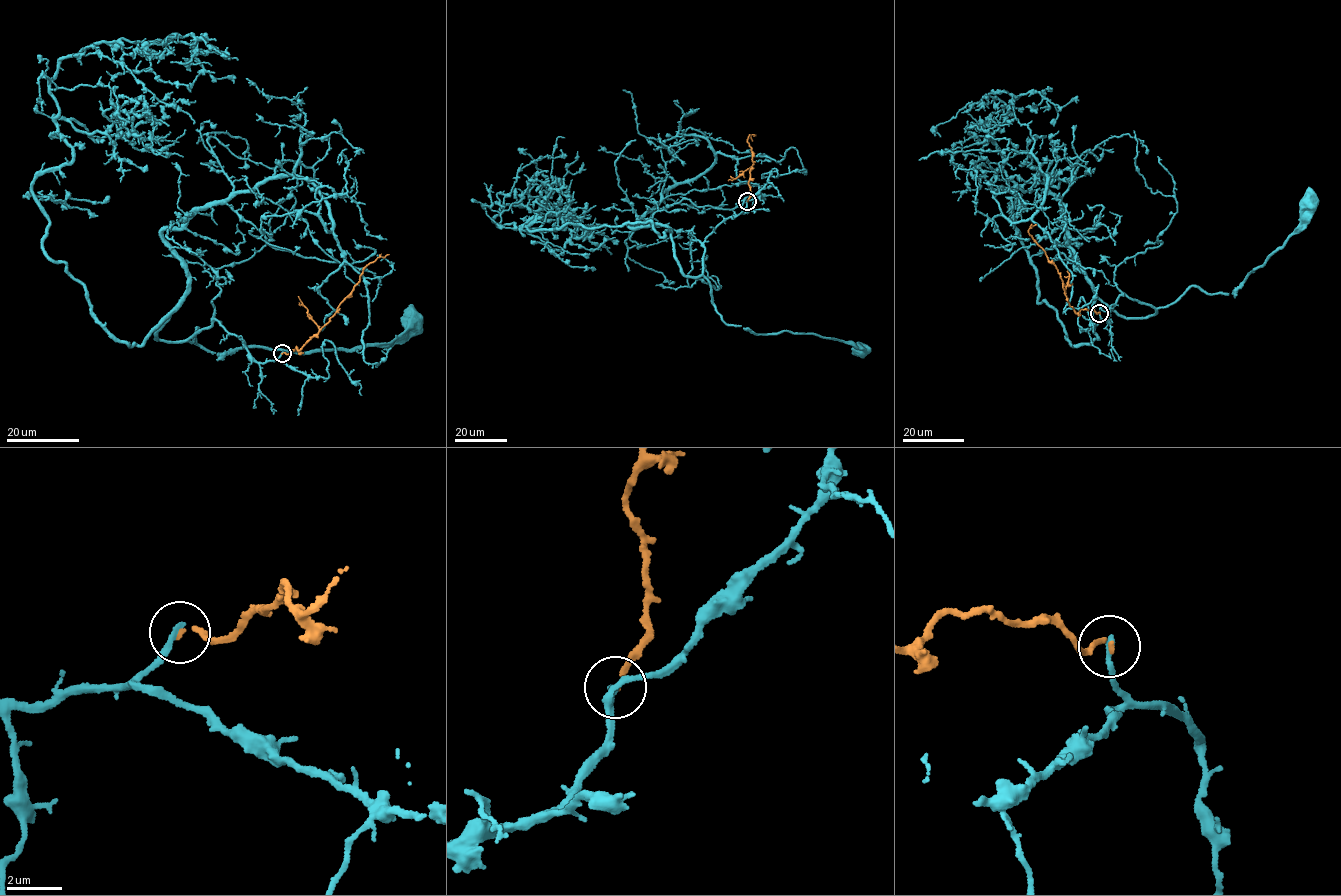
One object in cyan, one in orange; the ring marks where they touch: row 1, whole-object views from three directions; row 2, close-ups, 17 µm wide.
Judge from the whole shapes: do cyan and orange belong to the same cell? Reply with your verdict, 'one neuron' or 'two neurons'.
two neurons

